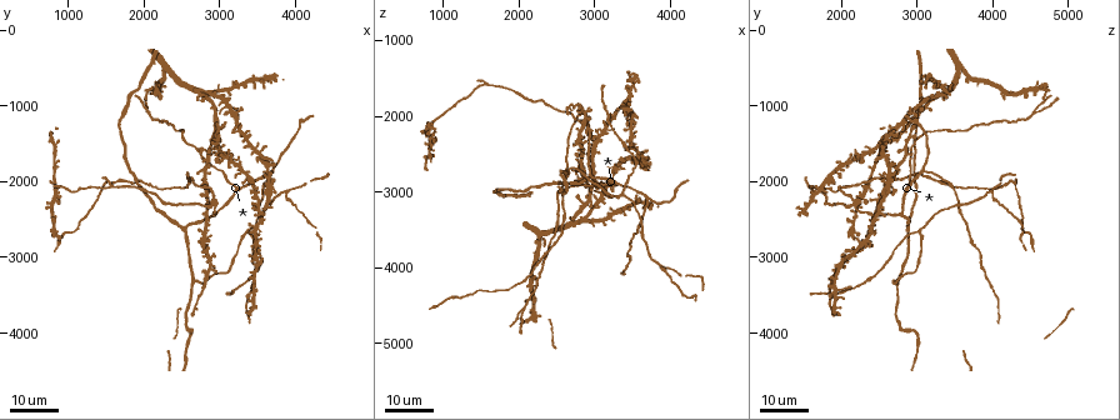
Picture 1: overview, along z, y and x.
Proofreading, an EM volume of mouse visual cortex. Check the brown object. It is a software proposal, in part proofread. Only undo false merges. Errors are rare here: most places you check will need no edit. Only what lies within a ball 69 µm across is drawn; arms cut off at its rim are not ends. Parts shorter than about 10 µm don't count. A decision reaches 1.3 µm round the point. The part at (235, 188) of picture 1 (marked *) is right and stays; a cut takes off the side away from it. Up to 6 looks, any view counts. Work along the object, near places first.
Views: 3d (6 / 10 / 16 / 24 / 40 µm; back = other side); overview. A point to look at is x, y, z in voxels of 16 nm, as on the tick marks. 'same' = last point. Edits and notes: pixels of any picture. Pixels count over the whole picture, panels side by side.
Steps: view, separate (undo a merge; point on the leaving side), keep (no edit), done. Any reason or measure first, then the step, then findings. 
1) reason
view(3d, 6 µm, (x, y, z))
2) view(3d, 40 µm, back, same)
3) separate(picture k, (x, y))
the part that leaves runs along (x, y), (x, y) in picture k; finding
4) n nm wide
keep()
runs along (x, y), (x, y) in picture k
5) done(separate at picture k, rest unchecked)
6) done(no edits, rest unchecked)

two arms in line, one across
view(3d, 24 µm, (3650, 1850, 3050))

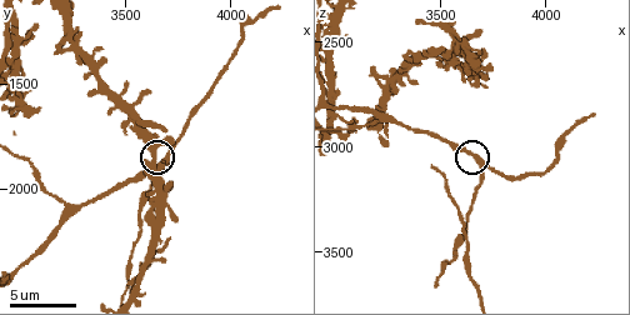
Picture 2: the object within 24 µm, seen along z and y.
view(3d, 6 µm, (3690, 1860, 3080))

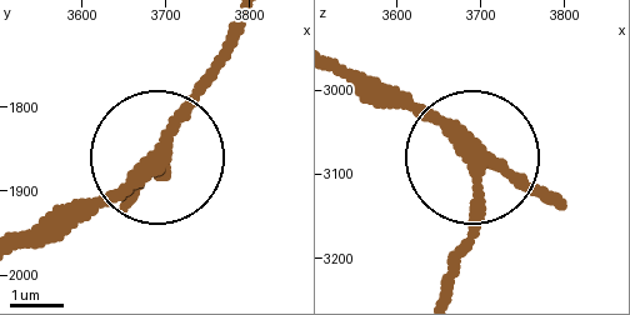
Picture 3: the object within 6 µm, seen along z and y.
3 arms
keep()
runs along (31, 243), (111, 203), (241, 33) in picture 3; continuous, no second cell

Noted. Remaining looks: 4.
two arms in line, one across
view(3d, 24 µm, (2900, 2350, 2100))

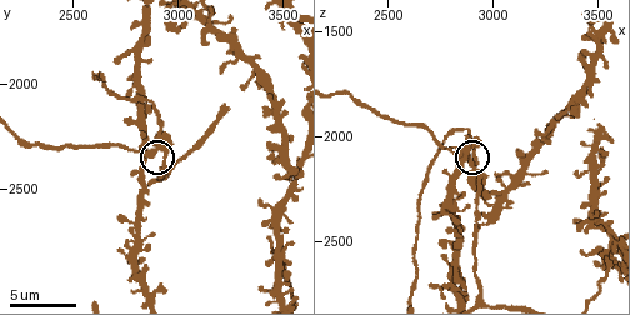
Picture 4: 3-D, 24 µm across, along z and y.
closer look
view(3d, 10 µm, (2910, 2310, 2140))

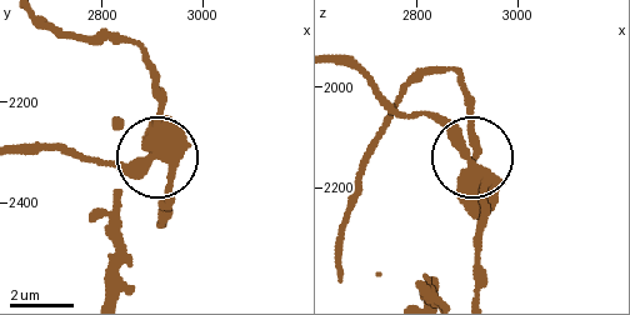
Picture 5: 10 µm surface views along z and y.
340 nm wide
keep()
one cell here

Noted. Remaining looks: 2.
three-way junction
view(3d, 24 µm, (2900, 2450, 2800))

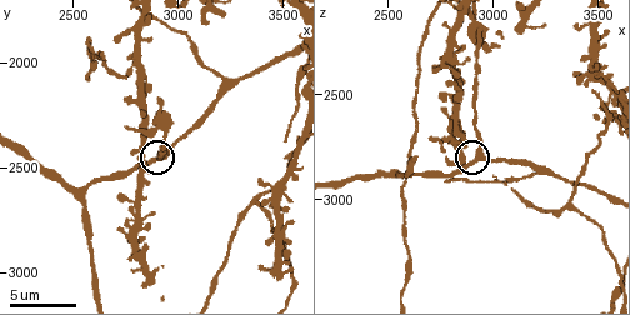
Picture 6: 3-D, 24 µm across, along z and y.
closer look
view(3d, 6 µm, same)

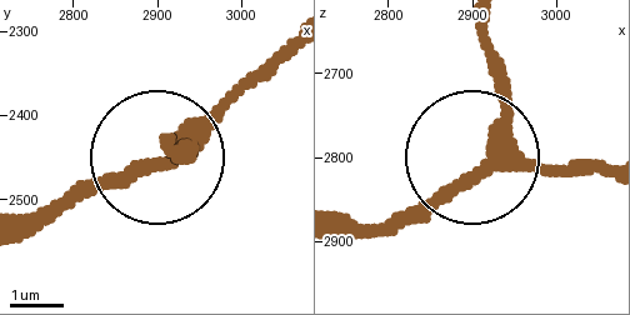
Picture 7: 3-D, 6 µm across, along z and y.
3 arms
keep()
all the same cell

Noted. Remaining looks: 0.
done(no edits, rest unchecked)

